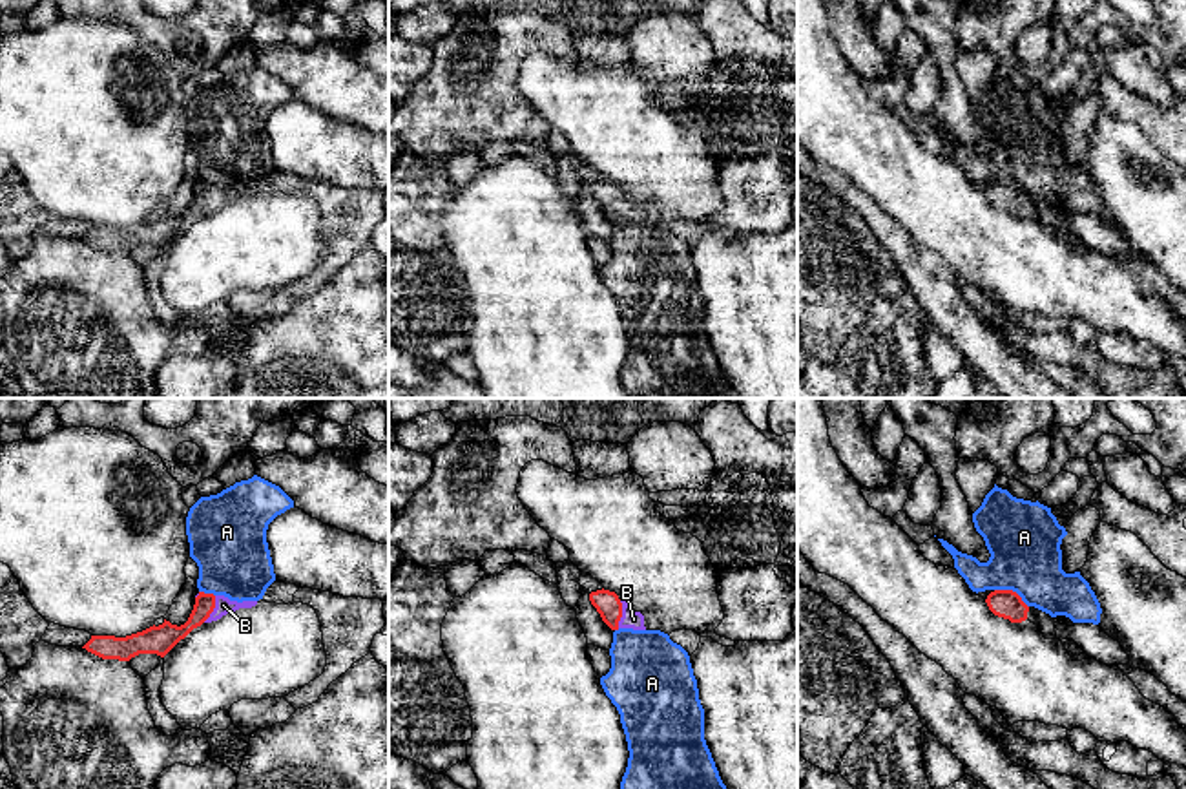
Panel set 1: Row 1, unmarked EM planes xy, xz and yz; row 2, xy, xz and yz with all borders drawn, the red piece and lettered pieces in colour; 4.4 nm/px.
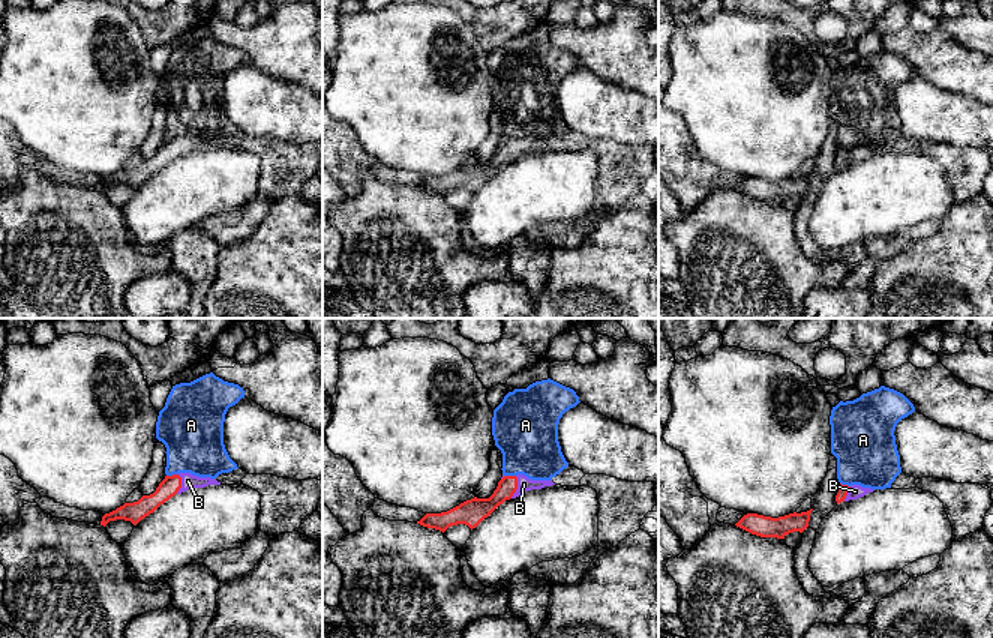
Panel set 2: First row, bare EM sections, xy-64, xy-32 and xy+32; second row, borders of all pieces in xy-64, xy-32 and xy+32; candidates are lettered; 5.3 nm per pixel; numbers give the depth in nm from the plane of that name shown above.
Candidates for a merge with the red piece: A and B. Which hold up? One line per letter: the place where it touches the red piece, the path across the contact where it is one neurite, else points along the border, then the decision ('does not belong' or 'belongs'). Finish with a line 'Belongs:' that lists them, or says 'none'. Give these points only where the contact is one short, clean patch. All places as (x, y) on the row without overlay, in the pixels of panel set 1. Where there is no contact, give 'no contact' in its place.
A: contact yz (1011, 181); border yz (995, 179), (1011, 179), (1028, 198); does not belong
B: contact xz (621, 205); border xz (621, 190), (617, 218); does not belong
Belongs: none

